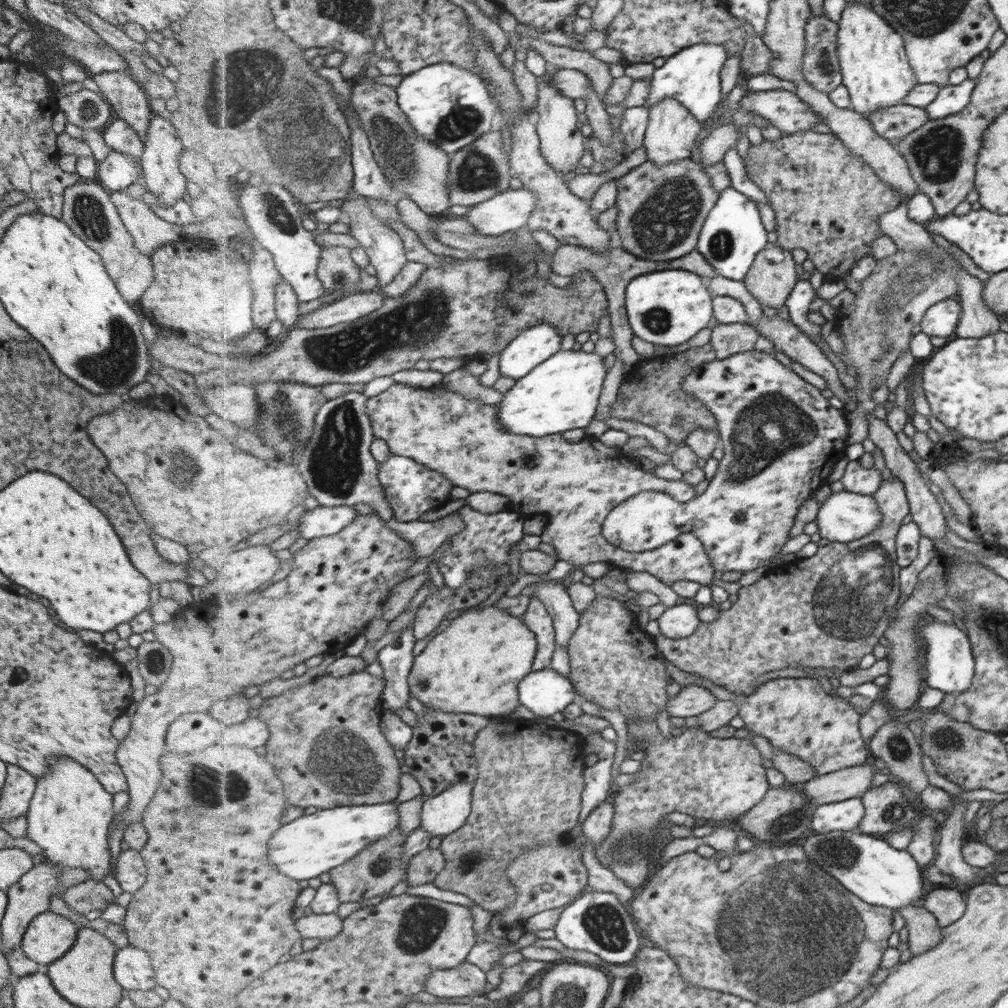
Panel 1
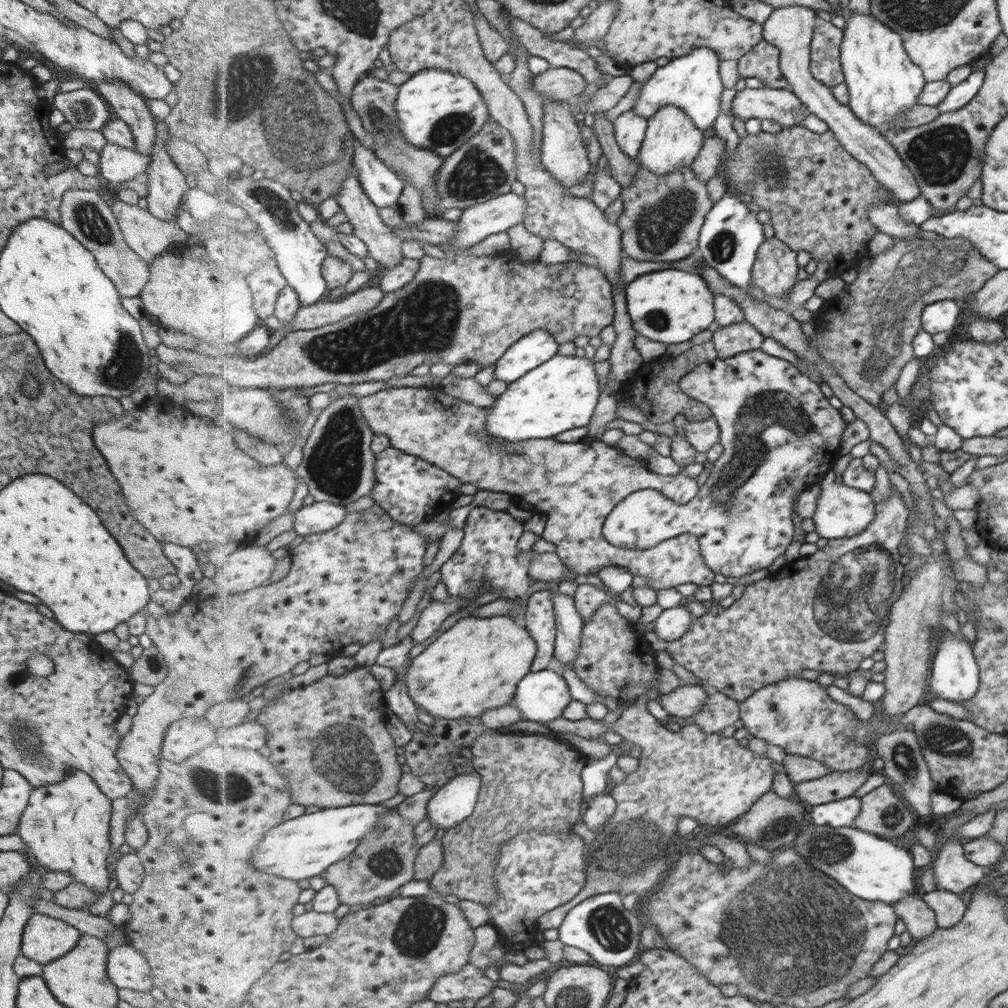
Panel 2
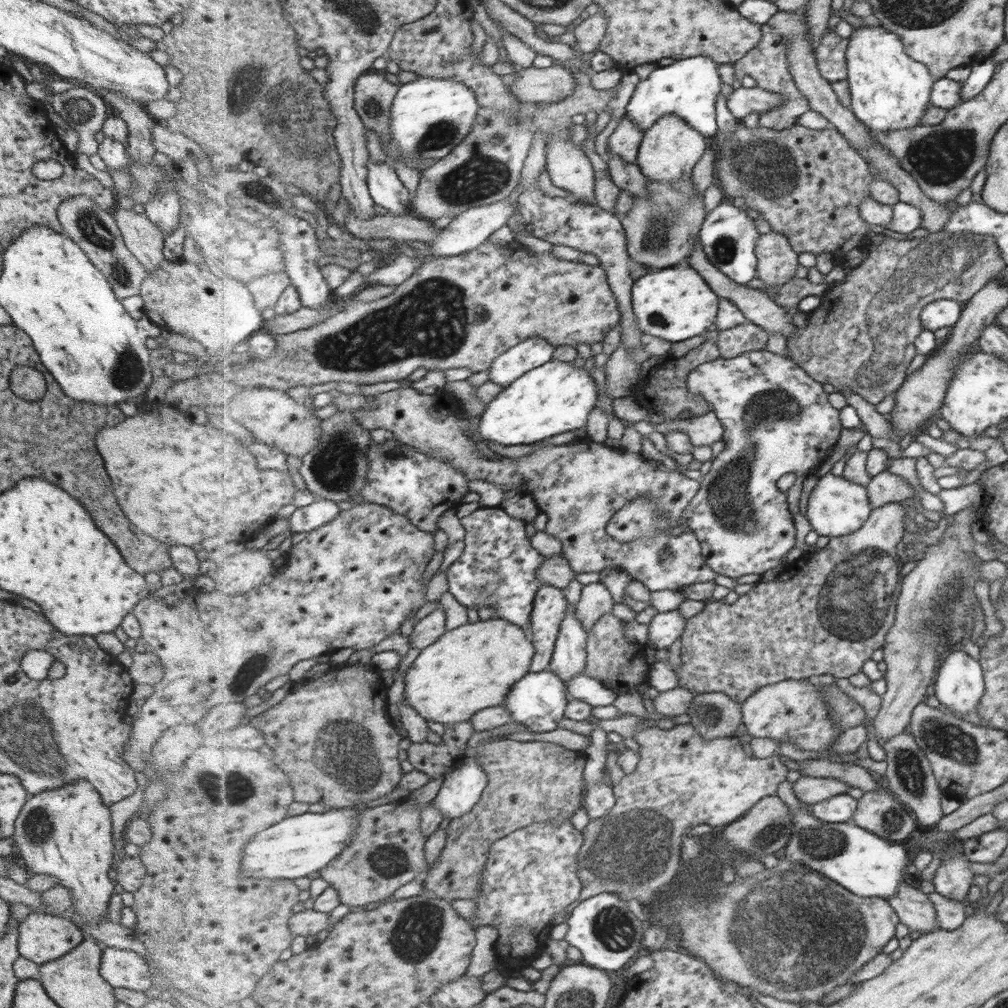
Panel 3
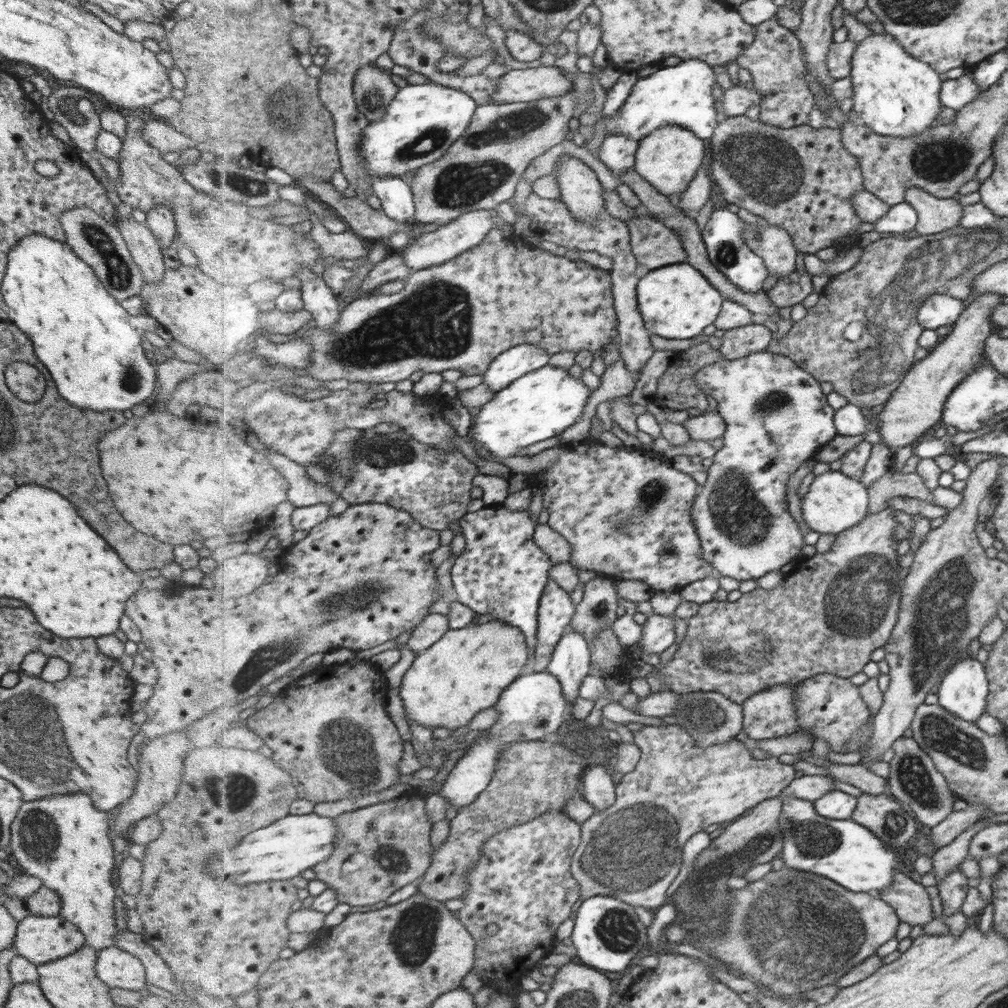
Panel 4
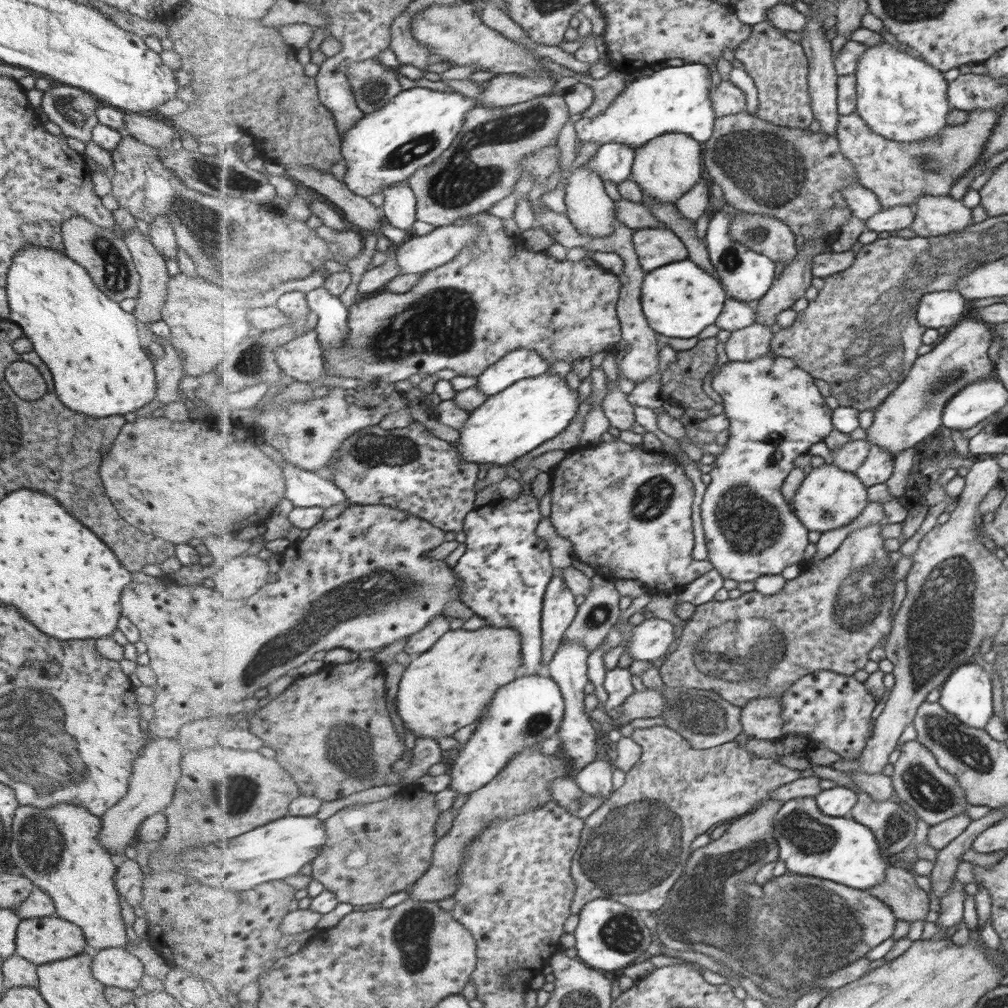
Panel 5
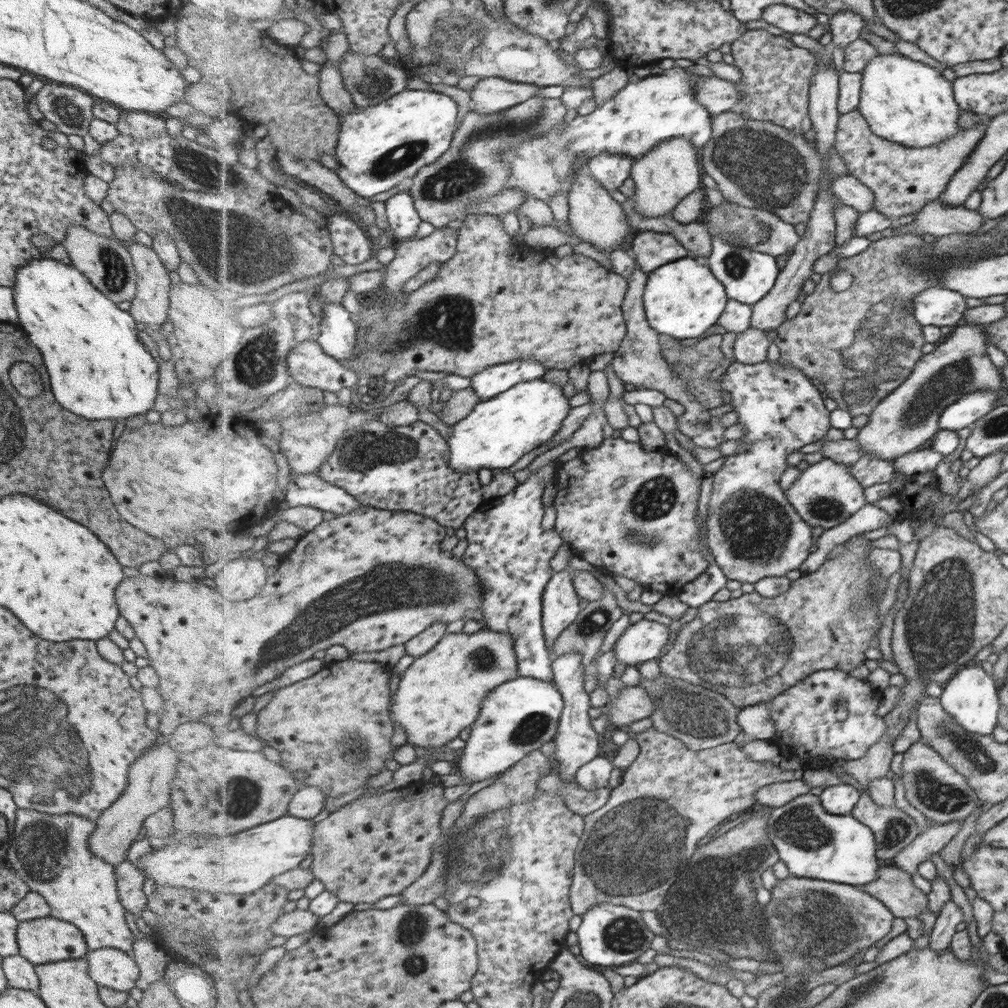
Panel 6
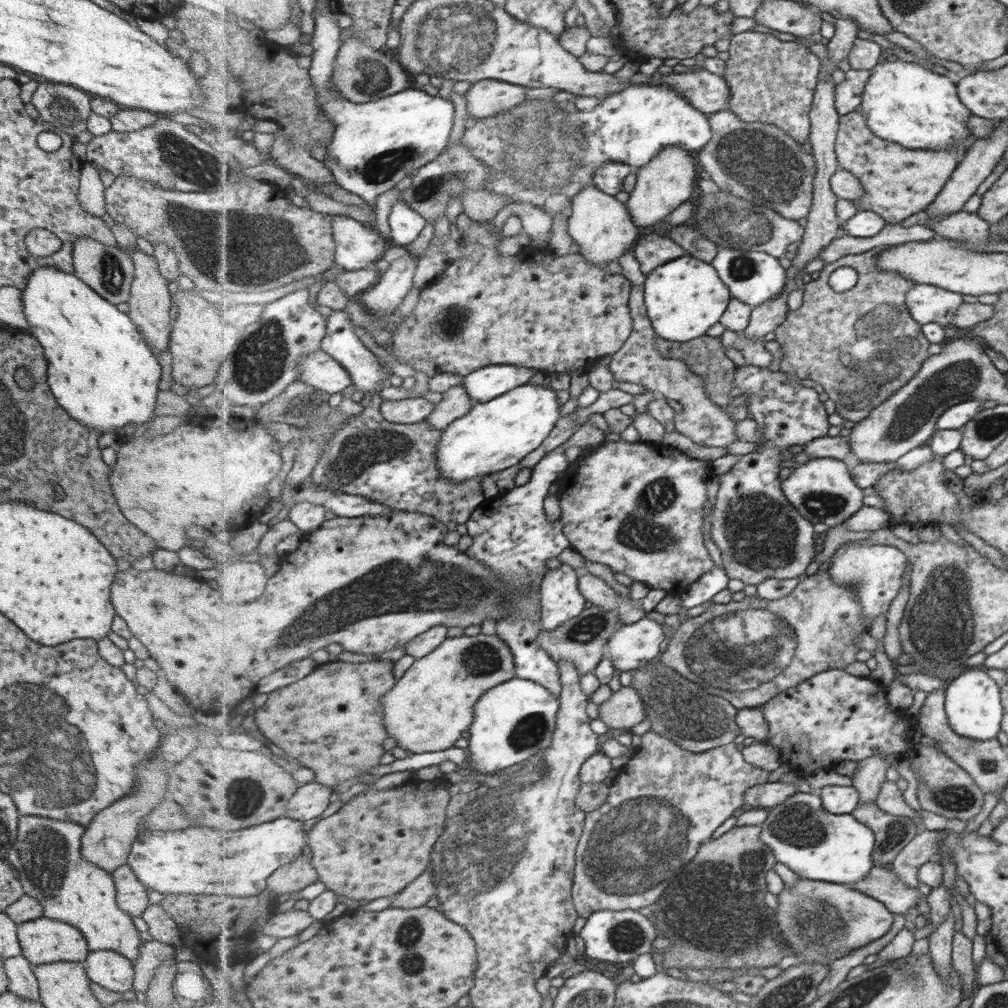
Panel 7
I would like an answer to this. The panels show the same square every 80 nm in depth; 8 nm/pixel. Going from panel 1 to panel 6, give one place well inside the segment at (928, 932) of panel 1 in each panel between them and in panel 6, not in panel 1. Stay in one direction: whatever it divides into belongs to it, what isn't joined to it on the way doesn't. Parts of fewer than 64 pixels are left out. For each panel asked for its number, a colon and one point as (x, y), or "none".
2: (919, 922)
3: (914, 909)
4: (911, 904)
5: (898, 891)
6: (894, 888)

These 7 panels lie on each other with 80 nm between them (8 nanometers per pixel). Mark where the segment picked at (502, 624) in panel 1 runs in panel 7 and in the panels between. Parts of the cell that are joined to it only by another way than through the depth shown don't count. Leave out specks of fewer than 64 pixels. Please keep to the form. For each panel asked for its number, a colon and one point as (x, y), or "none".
2: (475, 666)
3: (473, 667)
4: (466, 671)
5: (450, 686)
6: (439, 694)
7: (433, 703)

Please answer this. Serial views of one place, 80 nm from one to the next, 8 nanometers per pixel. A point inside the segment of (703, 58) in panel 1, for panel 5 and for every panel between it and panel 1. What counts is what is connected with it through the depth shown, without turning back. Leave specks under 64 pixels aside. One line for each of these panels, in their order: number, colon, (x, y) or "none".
2: (692, 82)
3: (689, 88)
4: (682, 94)
5: (676, 99)

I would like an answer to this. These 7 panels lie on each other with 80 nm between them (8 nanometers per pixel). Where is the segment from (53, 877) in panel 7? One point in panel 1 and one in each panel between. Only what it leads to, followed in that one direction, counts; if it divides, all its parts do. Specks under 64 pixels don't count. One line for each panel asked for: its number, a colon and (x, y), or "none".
1: (68, 817)
2: (64, 827)
3: (65, 832)
4: (61, 840)
5: (56, 849)
6: (48, 852)

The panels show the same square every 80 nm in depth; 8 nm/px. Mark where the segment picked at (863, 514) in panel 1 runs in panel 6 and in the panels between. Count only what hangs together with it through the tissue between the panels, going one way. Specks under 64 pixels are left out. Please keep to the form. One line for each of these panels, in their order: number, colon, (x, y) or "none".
2: (842, 511)
3: (837, 507)
4: (835, 502)
5: (829, 497)
6: (826, 494)

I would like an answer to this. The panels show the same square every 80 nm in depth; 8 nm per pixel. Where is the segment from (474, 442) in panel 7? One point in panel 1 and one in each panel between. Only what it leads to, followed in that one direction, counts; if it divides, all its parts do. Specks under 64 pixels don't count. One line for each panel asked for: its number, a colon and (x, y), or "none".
1: (564, 393)
2: (562, 394)
3: (558, 397)
4: (543, 404)
5: (511, 424)
6: (499, 431)

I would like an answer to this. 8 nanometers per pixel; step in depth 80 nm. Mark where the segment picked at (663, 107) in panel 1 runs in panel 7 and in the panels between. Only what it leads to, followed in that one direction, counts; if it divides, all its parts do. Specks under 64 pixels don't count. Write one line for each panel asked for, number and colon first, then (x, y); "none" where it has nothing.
2: (673, 140)
3: (670, 150)
4: (669, 158)
5: (666, 168)
6: (668, 173)
7: (669, 180)

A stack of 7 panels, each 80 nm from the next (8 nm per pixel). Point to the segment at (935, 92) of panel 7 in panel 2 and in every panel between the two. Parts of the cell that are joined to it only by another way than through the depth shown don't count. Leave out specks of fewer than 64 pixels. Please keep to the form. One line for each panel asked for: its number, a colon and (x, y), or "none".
2: (882, 81)
3: (890, 91)
4: (895, 94)
5: (903, 98)
6: (907, 102)

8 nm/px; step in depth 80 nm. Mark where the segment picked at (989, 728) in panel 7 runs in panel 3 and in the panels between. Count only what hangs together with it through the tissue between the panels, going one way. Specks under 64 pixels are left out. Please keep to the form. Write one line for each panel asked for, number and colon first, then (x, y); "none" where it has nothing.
3: (958, 685)
4: (963, 690)
5: (966, 694)
6: (968, 698)

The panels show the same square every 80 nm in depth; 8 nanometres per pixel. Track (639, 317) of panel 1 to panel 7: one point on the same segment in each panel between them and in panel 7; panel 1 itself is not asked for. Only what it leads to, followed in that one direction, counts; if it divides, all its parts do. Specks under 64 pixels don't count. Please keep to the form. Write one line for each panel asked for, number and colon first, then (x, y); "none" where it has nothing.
2: (671, 306)
3: (676, 303)
4: (678, 301)
5: (680, 300)
6: (683, 300)
7: (684, 299)

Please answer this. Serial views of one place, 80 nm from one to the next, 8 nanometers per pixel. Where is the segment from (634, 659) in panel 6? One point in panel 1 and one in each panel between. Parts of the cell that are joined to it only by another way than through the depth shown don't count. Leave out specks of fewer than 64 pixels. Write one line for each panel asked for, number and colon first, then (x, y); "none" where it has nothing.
1: (681, 621)
2: (672, 624)
3: (666, 628)
4: (658, 634)
5: (654, 638)

